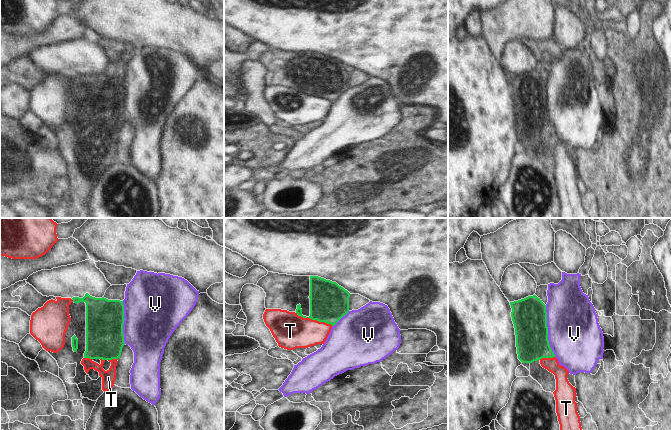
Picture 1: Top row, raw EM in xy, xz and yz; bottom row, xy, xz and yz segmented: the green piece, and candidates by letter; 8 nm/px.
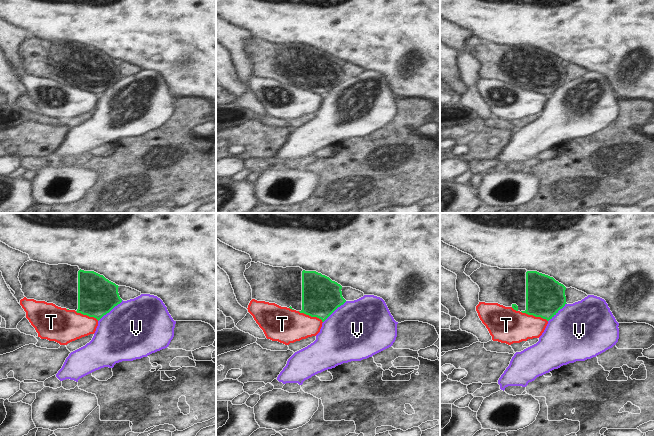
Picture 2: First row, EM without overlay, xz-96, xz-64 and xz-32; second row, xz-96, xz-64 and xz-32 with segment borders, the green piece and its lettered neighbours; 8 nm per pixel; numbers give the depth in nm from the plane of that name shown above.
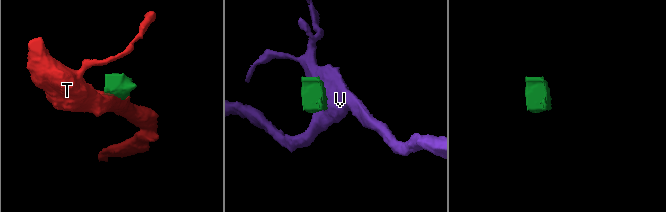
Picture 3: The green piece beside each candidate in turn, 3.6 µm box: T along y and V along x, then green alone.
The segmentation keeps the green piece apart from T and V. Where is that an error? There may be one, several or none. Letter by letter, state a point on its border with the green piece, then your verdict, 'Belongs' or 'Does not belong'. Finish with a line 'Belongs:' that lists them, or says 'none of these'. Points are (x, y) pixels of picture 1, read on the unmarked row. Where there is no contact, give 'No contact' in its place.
T: Touches green at xz (314, 95). Belongs
V: Touches green at yz (547, 107). Does not belong
Belongs: T

